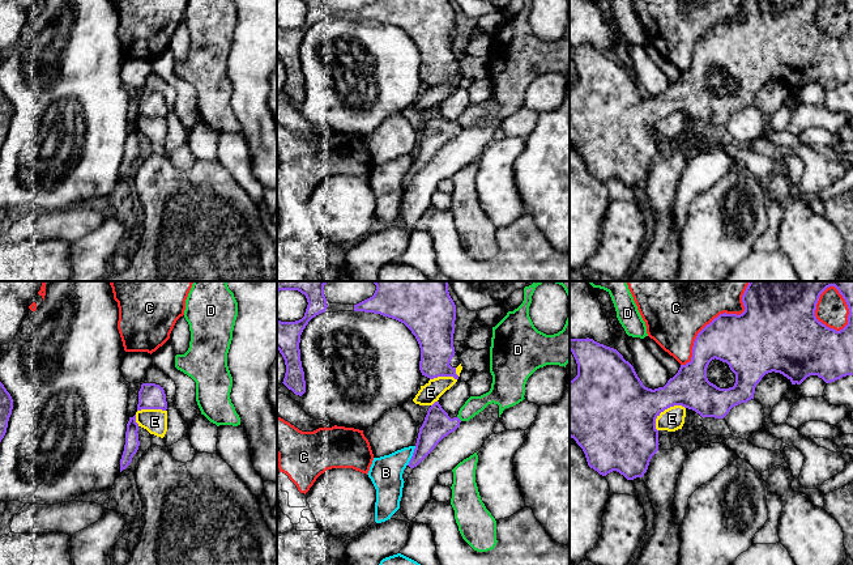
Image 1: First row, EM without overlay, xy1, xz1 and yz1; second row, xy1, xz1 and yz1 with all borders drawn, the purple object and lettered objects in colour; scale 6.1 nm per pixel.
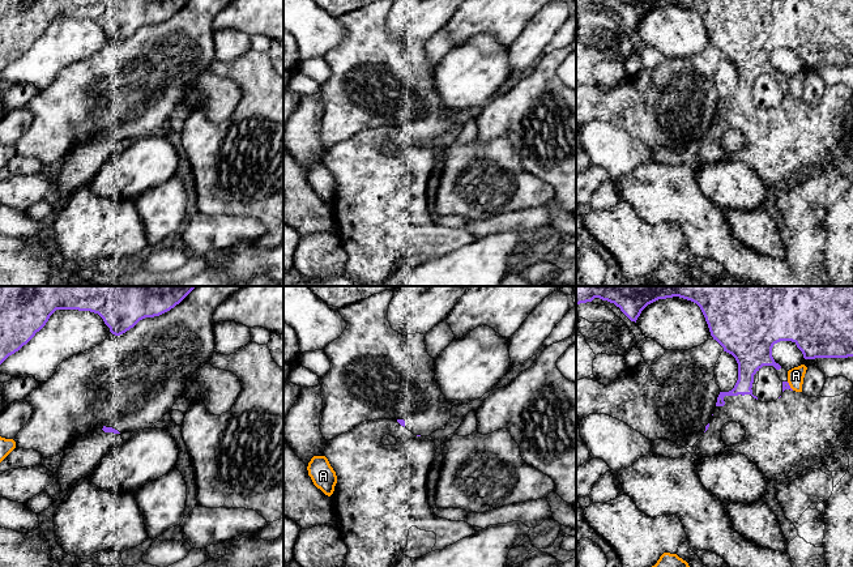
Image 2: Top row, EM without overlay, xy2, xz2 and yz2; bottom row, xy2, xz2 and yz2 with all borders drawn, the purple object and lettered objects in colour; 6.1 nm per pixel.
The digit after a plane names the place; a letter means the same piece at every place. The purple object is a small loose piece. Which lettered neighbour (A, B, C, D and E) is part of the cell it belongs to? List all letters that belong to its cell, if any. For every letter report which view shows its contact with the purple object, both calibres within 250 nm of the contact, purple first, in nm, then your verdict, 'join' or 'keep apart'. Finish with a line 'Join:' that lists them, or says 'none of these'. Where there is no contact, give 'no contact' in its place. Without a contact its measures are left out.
A: contact in yz2; calibres 50 and 100 nm; keep apart
B: contact in xz1; calibres 170 and 200 nm; keep apart
C: contact in yz1; calibres 360 and 340 nm; keep apart
D: contact in xz1; calibres 170 and 110 nm; keep apart
E: contact in yz1; calibres 400 and 140 nm; keep apart
Join: none of these

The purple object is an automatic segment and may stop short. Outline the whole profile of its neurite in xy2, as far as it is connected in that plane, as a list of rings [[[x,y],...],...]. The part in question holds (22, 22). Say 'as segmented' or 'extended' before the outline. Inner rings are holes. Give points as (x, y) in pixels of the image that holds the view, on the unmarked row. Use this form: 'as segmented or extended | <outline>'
as segmented | [[[0,0],[0,72],[26,52],[56,17],[98,21],[110,39],[120,43],[145,25],[159,24],[189,0]]]

